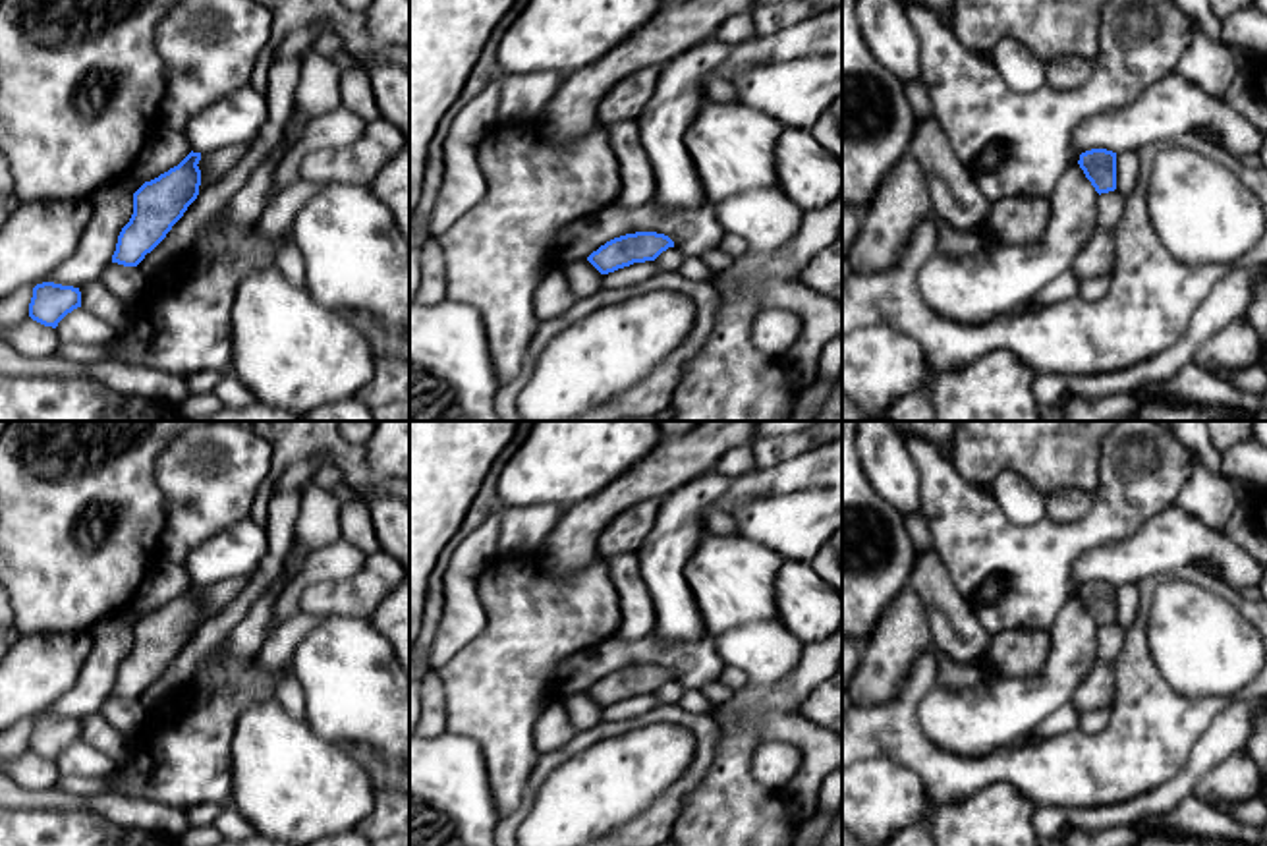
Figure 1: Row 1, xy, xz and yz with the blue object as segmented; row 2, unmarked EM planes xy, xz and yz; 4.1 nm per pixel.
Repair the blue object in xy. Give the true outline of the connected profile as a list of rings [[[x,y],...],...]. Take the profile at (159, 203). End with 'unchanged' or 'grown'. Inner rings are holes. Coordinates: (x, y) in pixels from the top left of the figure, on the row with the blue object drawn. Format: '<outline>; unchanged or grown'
[[[189,153],[178,166],[145,182],[133,193],[133,214],[122,228],[112,263],[137,267],[183,216],[201,185],[201,153]]]; unchanged

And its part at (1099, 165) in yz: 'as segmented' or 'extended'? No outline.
as segmented

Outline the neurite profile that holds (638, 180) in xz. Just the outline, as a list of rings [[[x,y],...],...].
[[[624,120],[605,127],[622,176],[622,189],[614,205],[620,209],[637,209],[653,203],[655,172],[641,145],[637,124],[634,120]]]

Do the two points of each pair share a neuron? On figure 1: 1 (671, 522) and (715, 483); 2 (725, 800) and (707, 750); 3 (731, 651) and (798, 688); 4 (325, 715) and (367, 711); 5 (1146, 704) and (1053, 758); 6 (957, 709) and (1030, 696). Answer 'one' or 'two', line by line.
1: one
2: two
3: two
4: one
5: one
6: one

